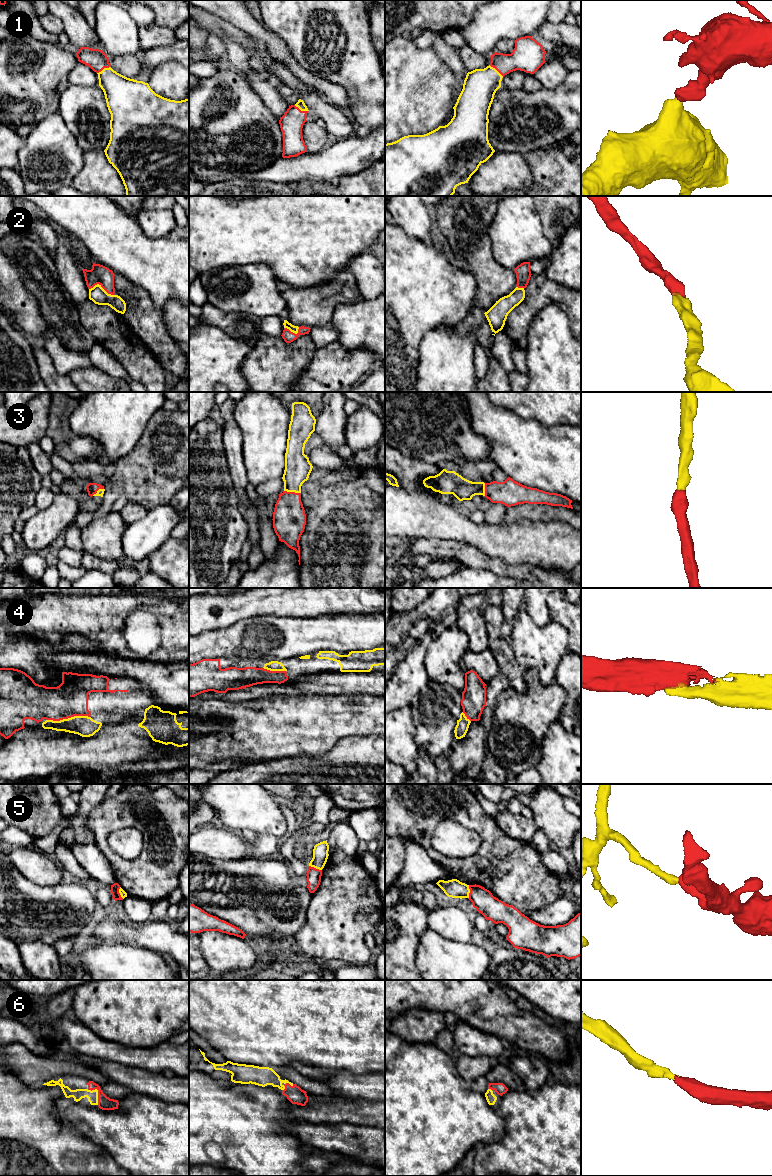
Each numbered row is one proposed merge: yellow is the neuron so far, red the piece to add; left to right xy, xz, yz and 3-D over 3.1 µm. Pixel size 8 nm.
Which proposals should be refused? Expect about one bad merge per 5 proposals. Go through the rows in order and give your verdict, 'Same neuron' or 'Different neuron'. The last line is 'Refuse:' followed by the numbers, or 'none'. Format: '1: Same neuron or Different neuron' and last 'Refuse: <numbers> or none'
1: Same neuron
2: Same neuron
3: Same neuron
4: Same neuron
5: Different neuron
6: Same neuron
Refuse: 5

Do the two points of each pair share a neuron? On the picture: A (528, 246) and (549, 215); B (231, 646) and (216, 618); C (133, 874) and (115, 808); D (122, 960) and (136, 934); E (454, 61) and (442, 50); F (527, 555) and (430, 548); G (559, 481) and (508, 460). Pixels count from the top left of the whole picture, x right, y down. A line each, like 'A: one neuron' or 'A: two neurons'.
A: two neurons
B: two neurons
C: one neuron
D: two neurons
E: one neuron
F: two neurons
G: one neuron

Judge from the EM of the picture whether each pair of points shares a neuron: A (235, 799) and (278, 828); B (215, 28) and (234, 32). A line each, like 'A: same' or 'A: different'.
A: same
B: same

